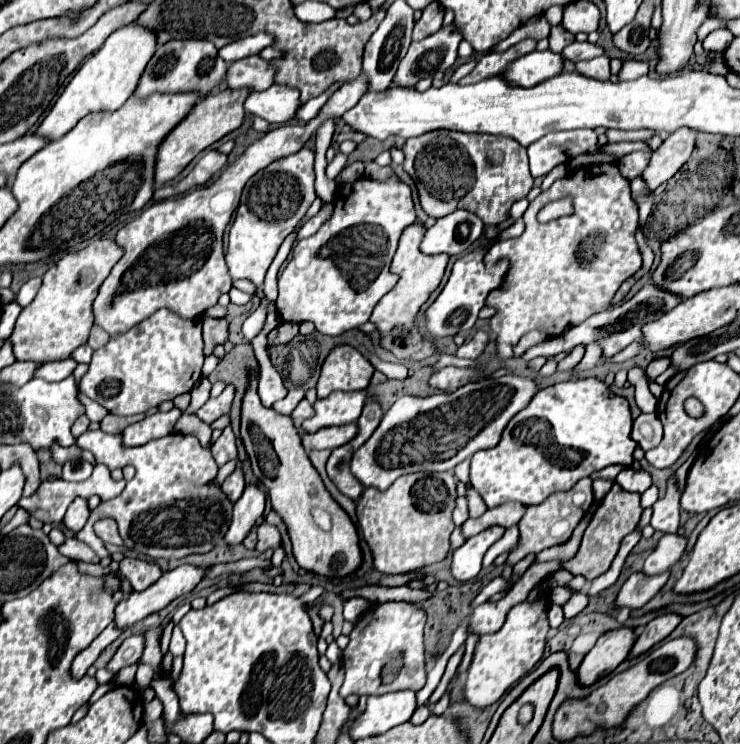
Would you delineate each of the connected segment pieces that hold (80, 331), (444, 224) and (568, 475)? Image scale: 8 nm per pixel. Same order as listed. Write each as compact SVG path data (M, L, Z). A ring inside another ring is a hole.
M96 240L80 252L66 254L64 258L60 258L44 274L42 286L32 304L26 306L16 320L14 332L10 336L14 352L20 350L20 356L34 356L34 362L52 362L68 358L78 346L86 344L88 332L94 324L92 300L96 298L102 280L114 268L120 256L122 248L114 240ZM16 342L20 342L20 348Z
M456 210L440 218L432 228L426 230L420 244L422 254L448 254L458 256L470 250L472 244L482 236L484 224L472 212Z
M582 378L542 388L536 392L532 402L508 422L498 446L480 450L472 456L470 484L482 496L488 508L494 508L510 500L532 506L544 502L552 492L570 490L584 476L590 476L606 466L620 464L626 468L624 482L620 482L620 486L628 492L642 494L646 488L652 486L652 478L644 470L640 472L632 470L634 462L632 452L638 444L630 438L630 430L632 430L632 416L628 402L620 396L614 396L608 390L606 382L600 382L596 378Z

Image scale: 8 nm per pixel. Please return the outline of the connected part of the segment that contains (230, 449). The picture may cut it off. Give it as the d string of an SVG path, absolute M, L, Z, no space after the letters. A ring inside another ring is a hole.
M226 426L222 430L222 436L214 442L212 454L214 454L214 460L216 460L218 466L222 466L228 460L236 458L236 436L232 434L232 428L230 426Z

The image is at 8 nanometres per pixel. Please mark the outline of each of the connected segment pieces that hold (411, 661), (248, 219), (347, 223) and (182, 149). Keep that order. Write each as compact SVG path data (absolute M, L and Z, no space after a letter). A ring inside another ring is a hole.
M392 602L368 608L354 624L348 648L343 651L341 661L346 666L346 680L340 688L340 696L380 696L406 688L418 692L426 684L424 622L426 612L420 604Z
M306 146L252 176L244 186L236 220L230 228L230 244L226 254L230 276L250 280L260 288L280 244L296 228L298 220L306 214L314 200L314 152Z
M362 176L356 182L340 184L334 198L334 212L330 220L324 222L316 234L294 244L292 258L278 278L276 310L280 320L296 324L310 320L314 322L316 330L326 336L340 336L342 332L358 328L364 322L368 322L374 306L396 284L398 276L392 276L388 268L396 252L400 234L406 226L414 222L416 214L412 204L412 192L404 182L398 180L398 176L390 176L382 182Z
M240 88L240 90L222 90L216 94L206 96L162 142L158 150L158 162L156 162L156 188L164 186L166 182L174 180L202 150L224 138L226 134L234 132L244 124L244 100L248 98L250 88Z

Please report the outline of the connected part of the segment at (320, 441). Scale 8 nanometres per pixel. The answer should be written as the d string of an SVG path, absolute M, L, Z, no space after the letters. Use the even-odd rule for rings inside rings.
M344 424L344 426L336 426L336 428L322 428L316 434L304 434L300 430L302 436L302 444L306 450L332 450L332 448L340 448L340 444L346 444L348 440L352 440L352 436L356 436L356 424Z

